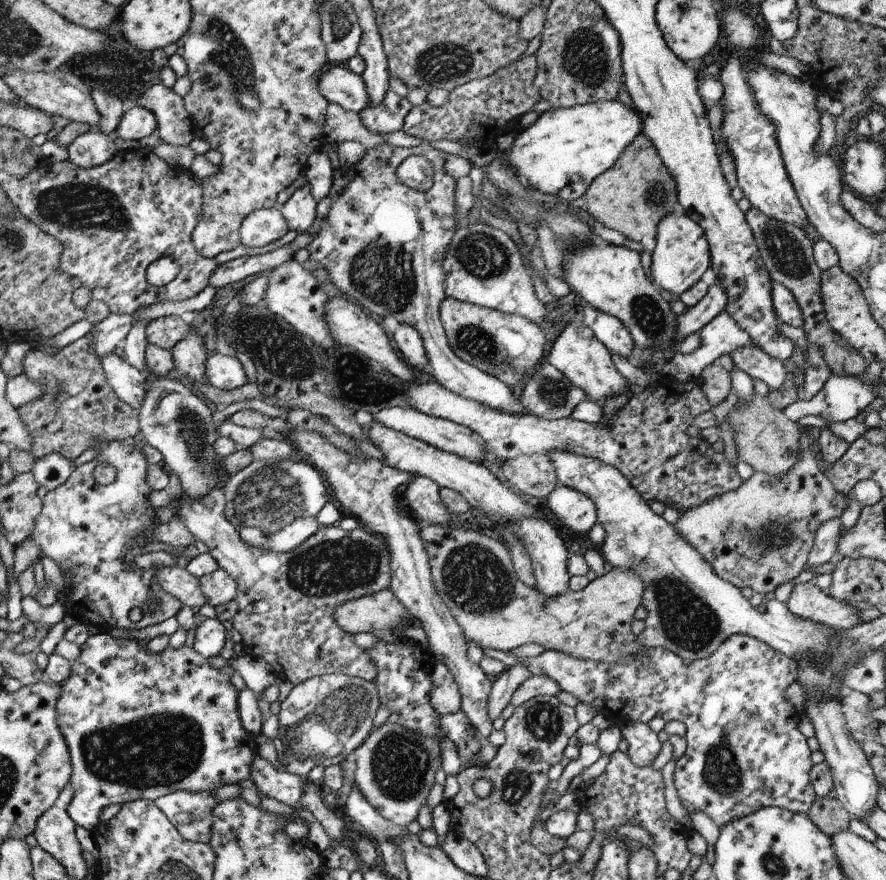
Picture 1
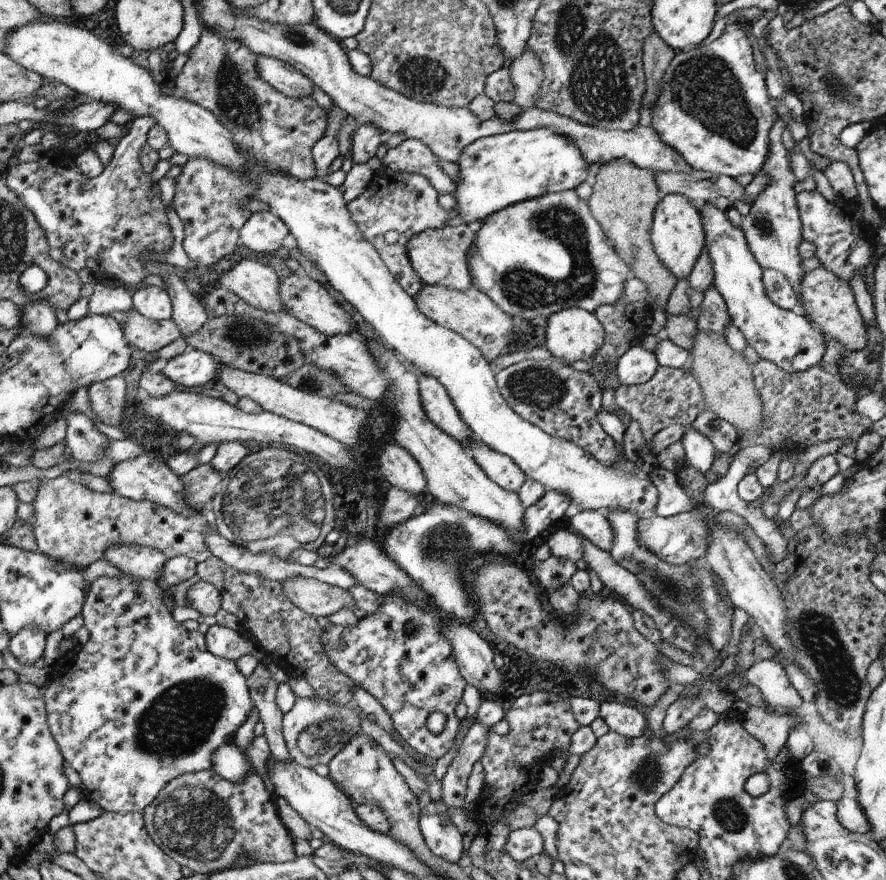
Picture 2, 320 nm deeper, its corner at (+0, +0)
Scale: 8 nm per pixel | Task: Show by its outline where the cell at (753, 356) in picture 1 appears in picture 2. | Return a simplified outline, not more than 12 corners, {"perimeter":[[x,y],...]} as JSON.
{"perimeter":[[713,284],[704,291],[697,328],[724,335],[731,318]]}

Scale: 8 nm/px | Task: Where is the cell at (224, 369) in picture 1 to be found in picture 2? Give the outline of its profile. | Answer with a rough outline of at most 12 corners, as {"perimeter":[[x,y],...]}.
{"perimeter":[[186,347],[160,372],[175,385],[196,388],[218,379],[219,362]]}

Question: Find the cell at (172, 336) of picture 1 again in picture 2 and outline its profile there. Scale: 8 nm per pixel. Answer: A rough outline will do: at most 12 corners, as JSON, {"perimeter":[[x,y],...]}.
{"perimeter":[[133,306],[126,340],[156,353],[181,336],[171,318],[155,321]]}

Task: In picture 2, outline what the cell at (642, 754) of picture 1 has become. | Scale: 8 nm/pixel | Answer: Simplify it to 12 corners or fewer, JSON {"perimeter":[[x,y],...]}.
{"perimeter":[[600,702],[599,717],[629,739],[643,735],[647,718],[620,702]]}

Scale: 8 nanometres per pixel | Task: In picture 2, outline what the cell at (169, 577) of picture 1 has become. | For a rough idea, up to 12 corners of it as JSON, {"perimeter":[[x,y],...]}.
{"perimeter":[[135,544],[109,546],[103,556],[125,575],[153,581],[168,559]]}

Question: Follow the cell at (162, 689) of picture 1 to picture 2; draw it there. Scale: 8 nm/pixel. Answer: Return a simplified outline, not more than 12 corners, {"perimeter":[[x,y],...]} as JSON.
{"perimeter":[[99,577],[44,691],[88,799],[142,813],[253,707],[159,581]]}

